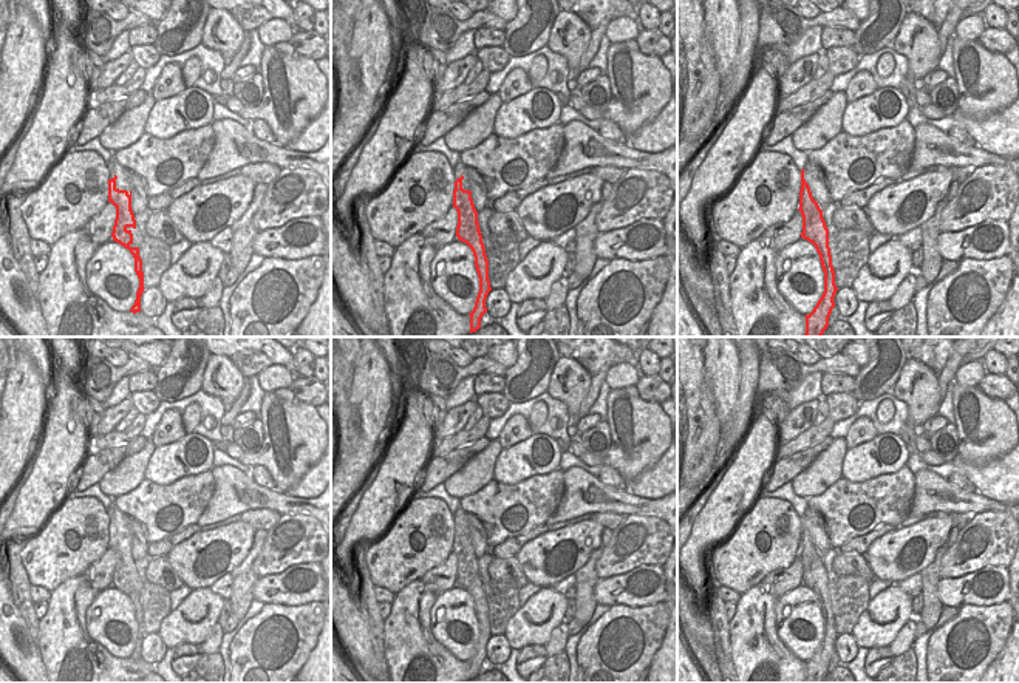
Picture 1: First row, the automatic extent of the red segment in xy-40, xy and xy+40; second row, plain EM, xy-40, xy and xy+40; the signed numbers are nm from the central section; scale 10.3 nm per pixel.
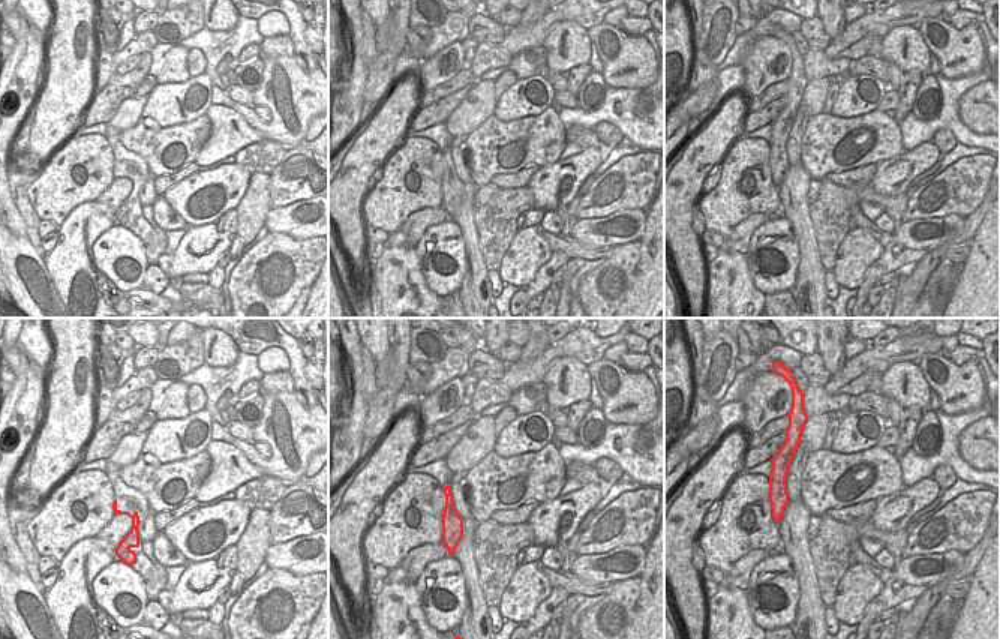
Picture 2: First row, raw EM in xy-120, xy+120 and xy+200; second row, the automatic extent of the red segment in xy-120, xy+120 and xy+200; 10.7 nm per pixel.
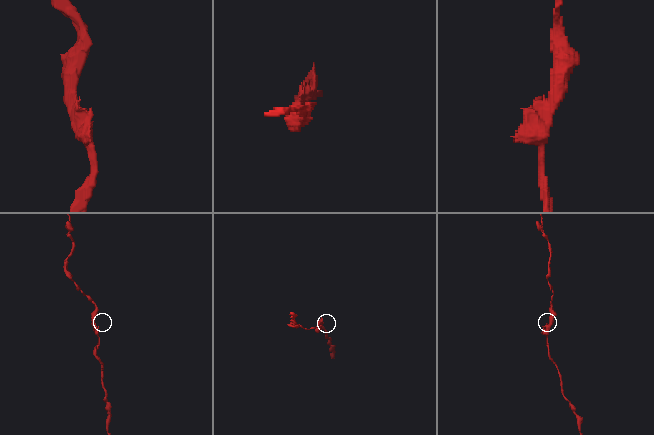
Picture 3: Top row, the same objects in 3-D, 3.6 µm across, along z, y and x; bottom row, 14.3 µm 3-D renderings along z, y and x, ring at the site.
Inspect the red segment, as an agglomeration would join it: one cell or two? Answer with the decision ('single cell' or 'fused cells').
fused cells

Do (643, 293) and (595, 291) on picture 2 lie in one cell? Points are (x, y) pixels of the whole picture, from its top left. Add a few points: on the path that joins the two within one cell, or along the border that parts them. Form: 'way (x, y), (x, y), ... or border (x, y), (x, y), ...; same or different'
border (640, 260), (631, 276), (631, 284), (619, 302); different

